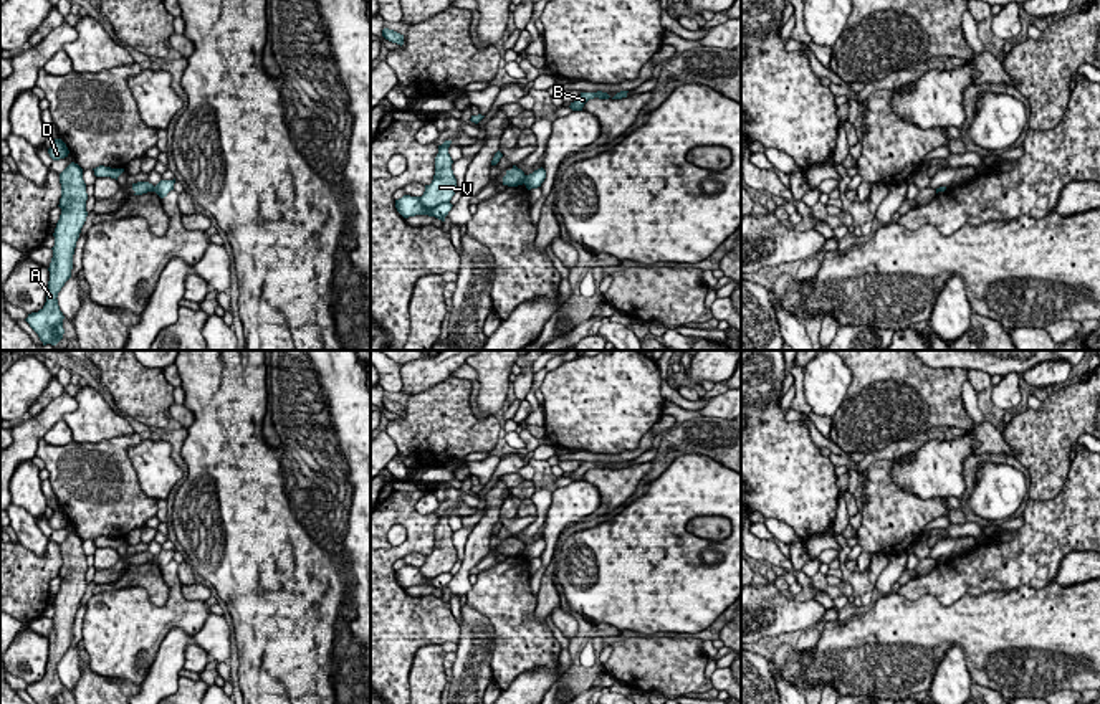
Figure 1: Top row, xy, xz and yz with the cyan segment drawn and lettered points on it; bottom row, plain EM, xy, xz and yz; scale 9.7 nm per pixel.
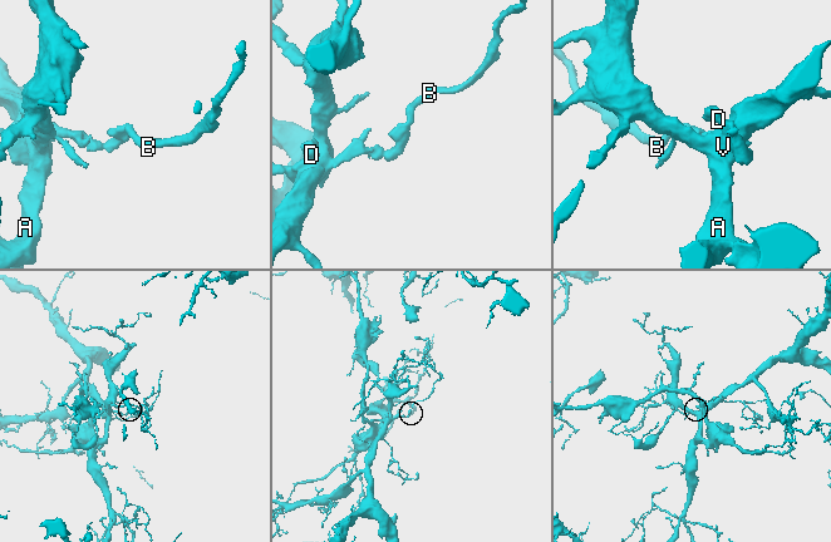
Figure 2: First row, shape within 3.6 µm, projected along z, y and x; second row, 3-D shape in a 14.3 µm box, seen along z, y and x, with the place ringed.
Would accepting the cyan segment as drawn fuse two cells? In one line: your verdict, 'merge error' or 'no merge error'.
merge error

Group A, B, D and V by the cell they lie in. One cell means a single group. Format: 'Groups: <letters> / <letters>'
Groups: A B V / D

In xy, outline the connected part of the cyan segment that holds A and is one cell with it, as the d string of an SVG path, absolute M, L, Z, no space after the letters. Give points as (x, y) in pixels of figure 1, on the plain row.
M71 532L61 544L61 585L55 598L53 628L50 633L50 651L46 673L38 683L28 684L25 689L36 704L65 704L63 683L58 676L58 663L71 648L73 625L81 598L86 592L86 554L83 550L83 539Z

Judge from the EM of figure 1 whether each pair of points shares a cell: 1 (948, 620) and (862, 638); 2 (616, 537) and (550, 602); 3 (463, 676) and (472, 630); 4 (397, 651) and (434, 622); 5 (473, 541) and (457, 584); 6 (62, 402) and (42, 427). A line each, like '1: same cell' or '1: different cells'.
1: same cell
2: different cells
3: same cell
4: same cell
5: same cell
6: same cell

